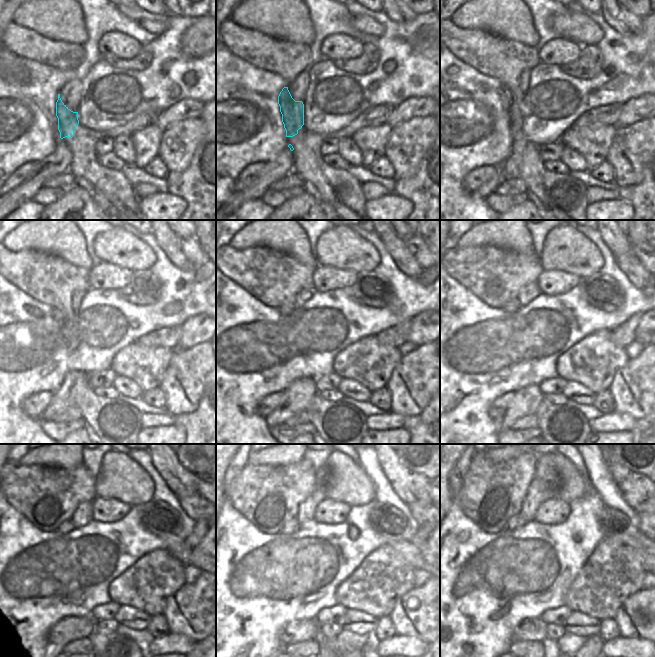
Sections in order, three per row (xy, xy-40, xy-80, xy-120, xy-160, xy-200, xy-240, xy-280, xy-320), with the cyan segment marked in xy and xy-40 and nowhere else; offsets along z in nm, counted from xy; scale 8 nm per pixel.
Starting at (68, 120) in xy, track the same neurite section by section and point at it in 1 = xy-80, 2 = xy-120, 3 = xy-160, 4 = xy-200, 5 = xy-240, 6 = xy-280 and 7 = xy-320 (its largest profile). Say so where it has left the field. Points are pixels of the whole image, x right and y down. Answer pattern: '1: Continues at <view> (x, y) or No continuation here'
1: Continues at xy-80 (505, 60)
2: Continues at xy-120 (47, 278)
3: Continues at xy-160 (274, 278)
4: Continues at xy-200 (496, 276)
5: Continues at xy-240 (47, 496)
6: Continues at xy-280 (269, 496)
7: Continues at xy-320 (492, 493).

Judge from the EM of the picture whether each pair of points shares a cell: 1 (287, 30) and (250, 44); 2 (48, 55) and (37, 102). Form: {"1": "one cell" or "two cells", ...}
{"1": "two cells", "2": "two cells"}

